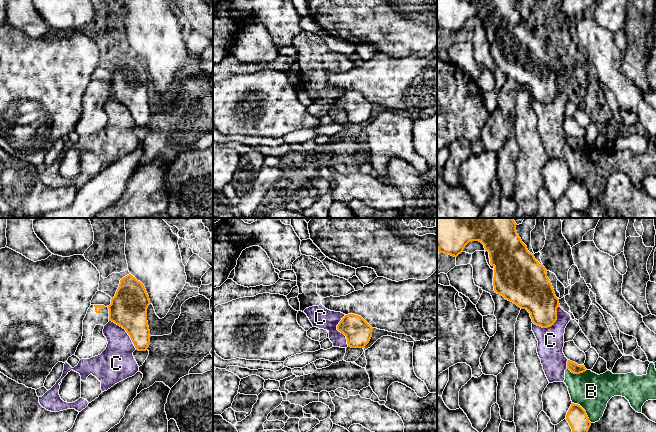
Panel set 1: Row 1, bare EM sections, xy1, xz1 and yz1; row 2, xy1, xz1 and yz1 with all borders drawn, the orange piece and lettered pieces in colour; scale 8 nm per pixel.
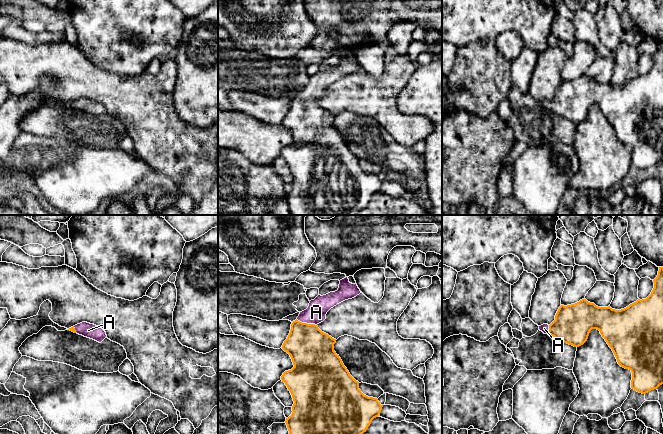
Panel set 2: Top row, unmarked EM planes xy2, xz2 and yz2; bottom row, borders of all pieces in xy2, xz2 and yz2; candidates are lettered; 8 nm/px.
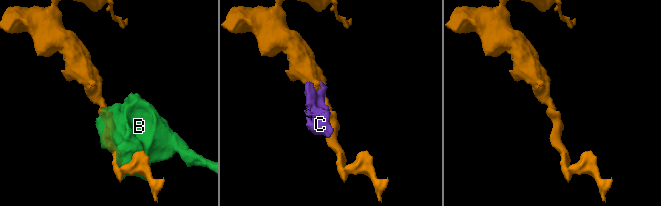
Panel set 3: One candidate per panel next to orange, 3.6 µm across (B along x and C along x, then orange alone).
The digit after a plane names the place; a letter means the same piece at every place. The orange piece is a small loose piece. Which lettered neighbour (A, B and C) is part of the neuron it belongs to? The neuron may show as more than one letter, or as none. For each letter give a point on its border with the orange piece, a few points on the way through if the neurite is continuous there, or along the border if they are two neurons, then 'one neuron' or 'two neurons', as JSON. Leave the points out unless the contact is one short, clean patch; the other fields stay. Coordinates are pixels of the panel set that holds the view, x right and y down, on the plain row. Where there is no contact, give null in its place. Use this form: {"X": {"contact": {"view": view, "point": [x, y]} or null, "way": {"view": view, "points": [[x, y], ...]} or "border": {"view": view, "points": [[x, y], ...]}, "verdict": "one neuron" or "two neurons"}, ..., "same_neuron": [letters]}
{"A": {"contact": {"view": "xz2", "point": [306, 99]}, "way": {"view": "xz2", "points": [[312, 128], [306, 119], [306, 99], [316, 88]]}, "verdict": "one neuron"}, "B": {"contact": {"view": "yz1", "point": [584, 186]}, "verdict": "two neurons"}, "C": {"contact": {"view": "yz1", "point": [552, 100]}, "verdict": "two neurons"}, "same_neuron": ["A"]}

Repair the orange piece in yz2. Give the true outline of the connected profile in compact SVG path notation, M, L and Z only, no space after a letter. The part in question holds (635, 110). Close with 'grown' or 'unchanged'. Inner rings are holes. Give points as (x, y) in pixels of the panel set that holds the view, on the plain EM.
M659 43L653 58L654 64L646 75L638 75L621 86L598 83L586 75L561 81L555 96L550 101L539 102L539 106L574 123L583 121L592 105L599 106L618 140L632 148L631 164L646 170L663 160L663 43Z; grown

